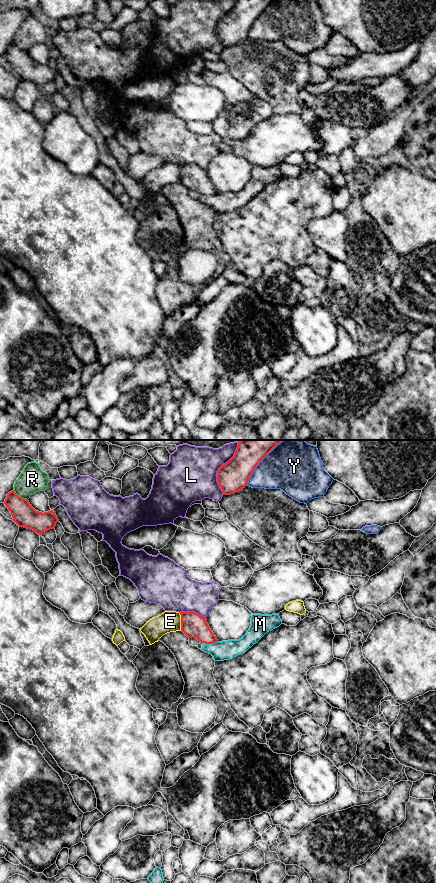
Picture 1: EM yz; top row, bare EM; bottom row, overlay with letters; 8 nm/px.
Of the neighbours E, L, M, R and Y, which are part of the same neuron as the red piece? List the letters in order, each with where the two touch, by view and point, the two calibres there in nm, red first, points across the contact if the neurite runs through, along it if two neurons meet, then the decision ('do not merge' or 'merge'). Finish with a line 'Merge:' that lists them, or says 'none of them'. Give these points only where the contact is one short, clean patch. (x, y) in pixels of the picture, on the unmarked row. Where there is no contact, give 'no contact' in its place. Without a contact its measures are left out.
E: meets red in yz at (181, 173); 200 nm thick on the red side, 180 nm on the other; do not merge
L: meets red in yz at (217, 23); 240 nm thick on the red side, 420 nm on the other; do not merge
M: meets red in yz at (210, 195); 200 nm thick on the red side, 150 nm on the other; border along yz (217, 193), (203, 195); do not merge
R: meets red in yz at (20, 49); 190 nm thick on the red side, 200 nm on the other; do not merge
Y: meets red in yz at (257, 17); 240 nm thick on the red side, 340 nm on the other; do not merge
Merge: none of them

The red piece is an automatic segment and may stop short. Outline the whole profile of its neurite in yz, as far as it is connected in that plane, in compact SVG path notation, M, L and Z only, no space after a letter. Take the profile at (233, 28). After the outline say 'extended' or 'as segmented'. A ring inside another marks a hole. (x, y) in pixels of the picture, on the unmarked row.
M237 0L234 8L217 23L223 47L234 46L245 38L260 14L274 0Z | as segmented

